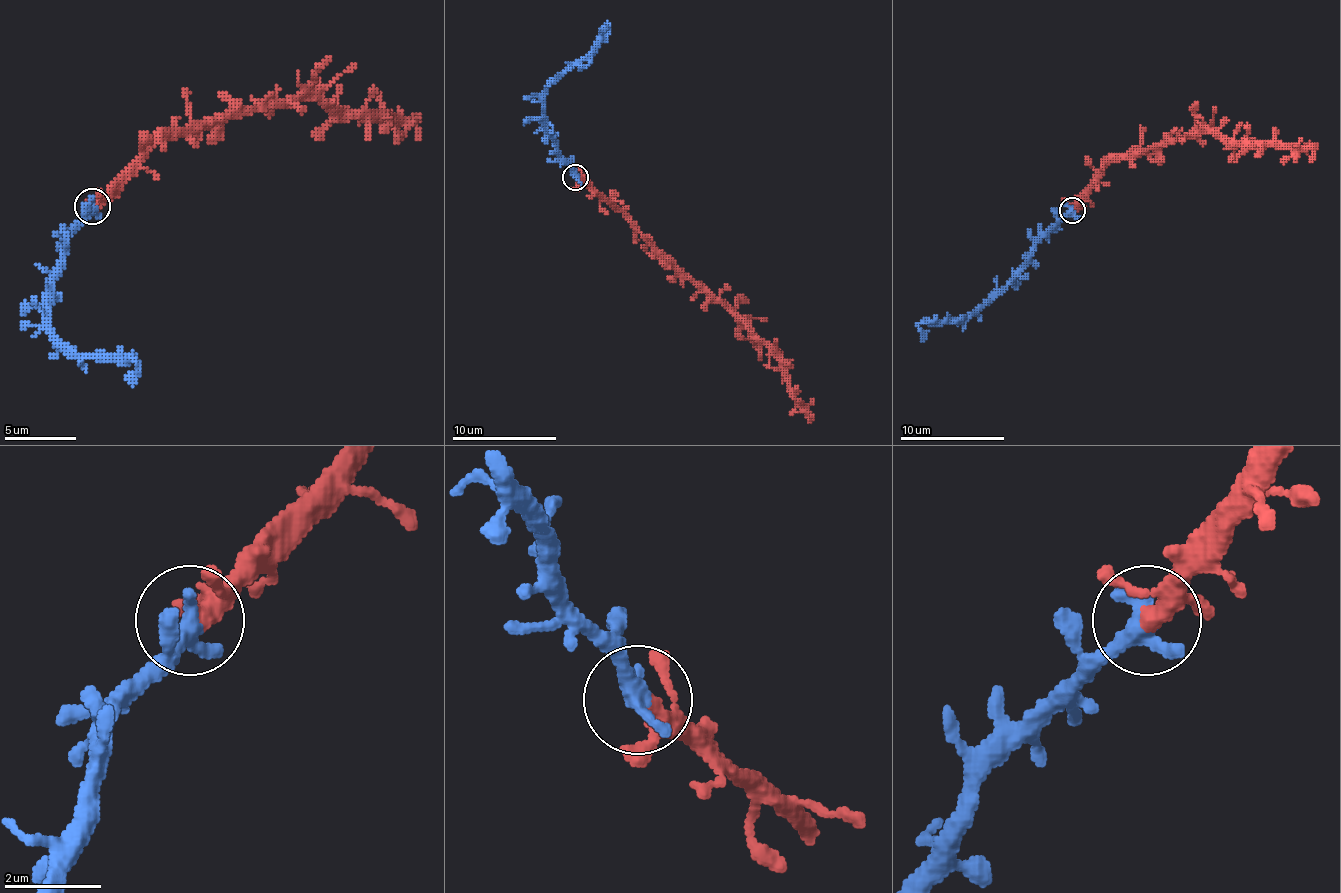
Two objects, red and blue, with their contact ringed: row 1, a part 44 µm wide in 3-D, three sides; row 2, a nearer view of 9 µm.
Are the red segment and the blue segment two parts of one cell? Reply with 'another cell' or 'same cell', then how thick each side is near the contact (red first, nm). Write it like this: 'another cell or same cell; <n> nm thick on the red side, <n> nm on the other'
same cell; 240 nm thick on the red side, 500 nm on the other

